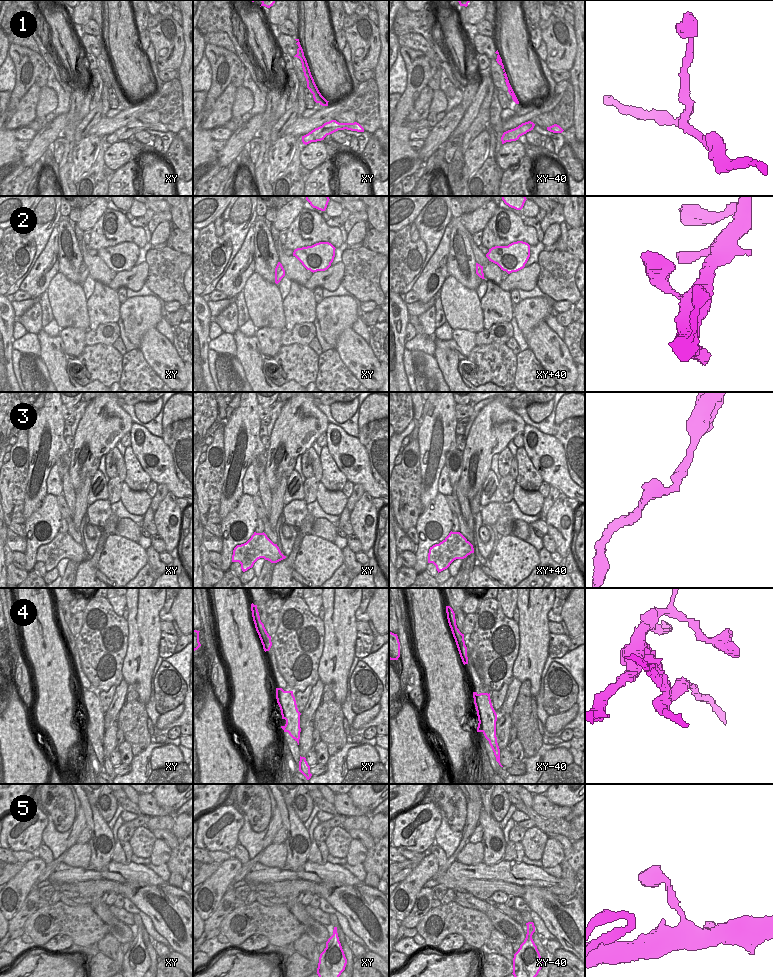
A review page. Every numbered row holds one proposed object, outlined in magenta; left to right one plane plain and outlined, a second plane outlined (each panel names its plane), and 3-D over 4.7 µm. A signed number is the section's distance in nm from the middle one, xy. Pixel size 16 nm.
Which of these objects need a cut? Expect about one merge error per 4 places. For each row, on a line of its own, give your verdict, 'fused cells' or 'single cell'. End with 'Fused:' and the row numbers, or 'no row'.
1: single cell
2: single cell
3: single cell
4: fused cells
5: single cell
Fused: 4

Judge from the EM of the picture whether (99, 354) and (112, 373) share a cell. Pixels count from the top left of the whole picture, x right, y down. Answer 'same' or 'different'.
same

